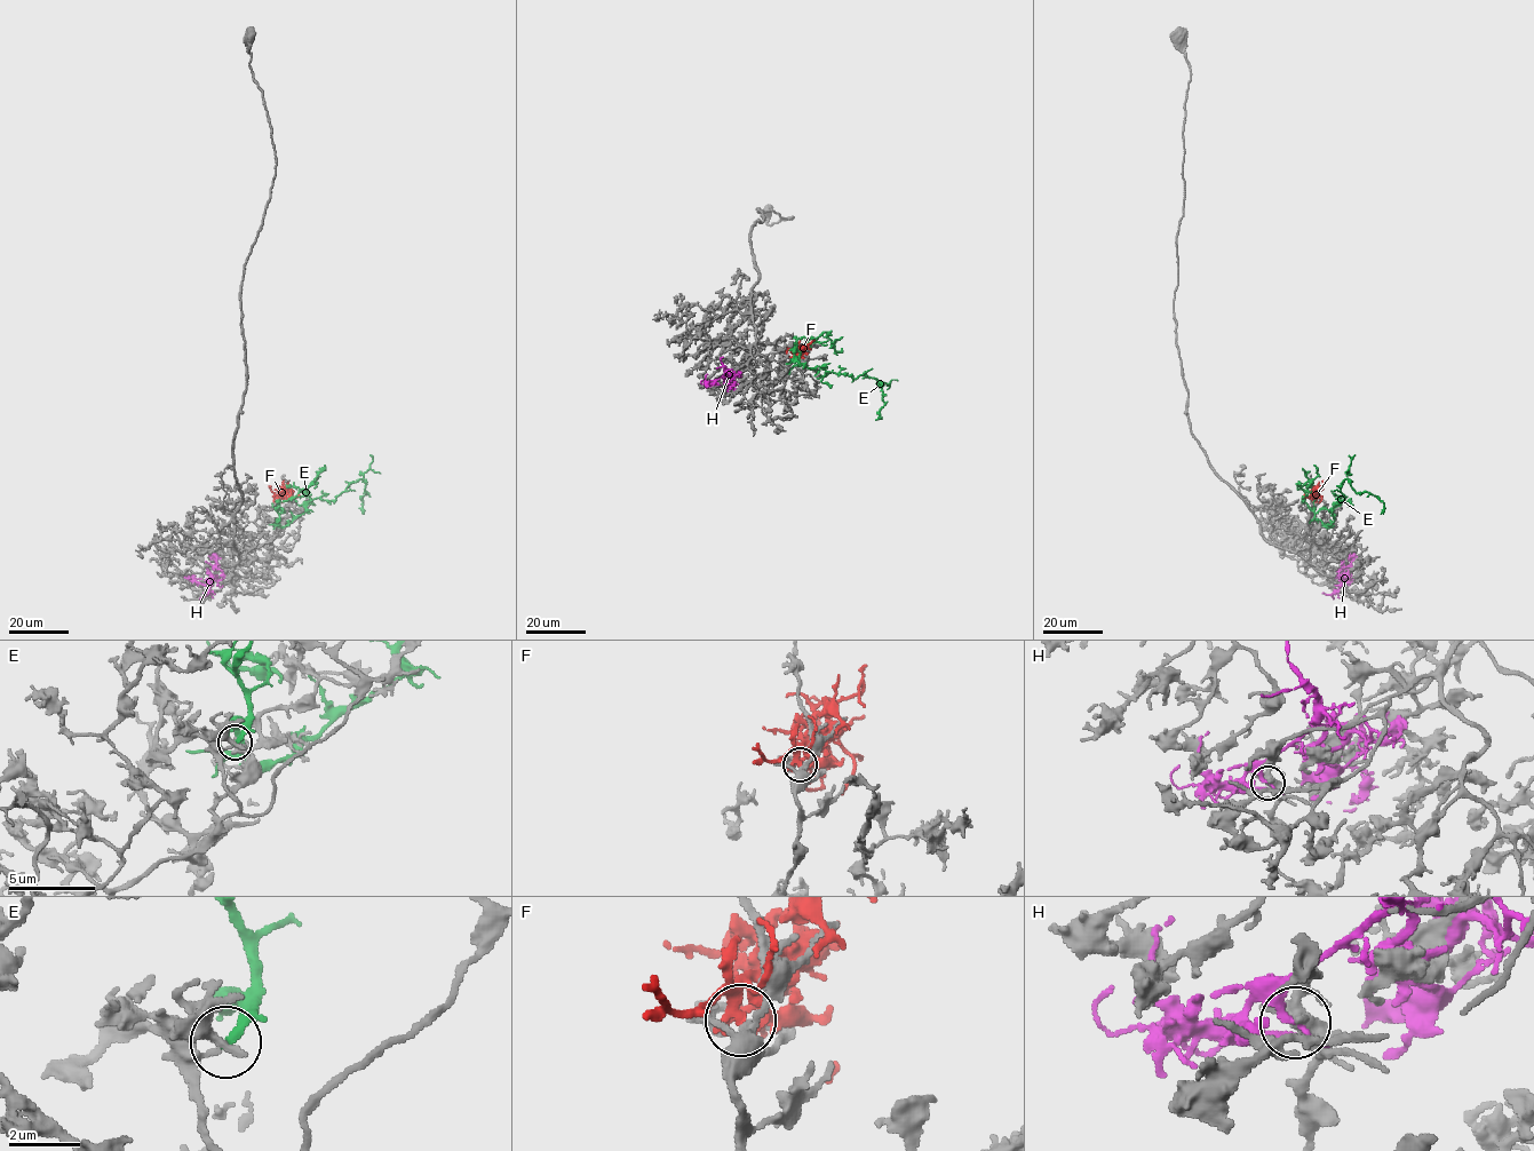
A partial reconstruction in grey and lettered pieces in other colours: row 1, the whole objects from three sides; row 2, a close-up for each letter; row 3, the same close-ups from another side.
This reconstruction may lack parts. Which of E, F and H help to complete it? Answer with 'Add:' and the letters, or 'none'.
Add: none

